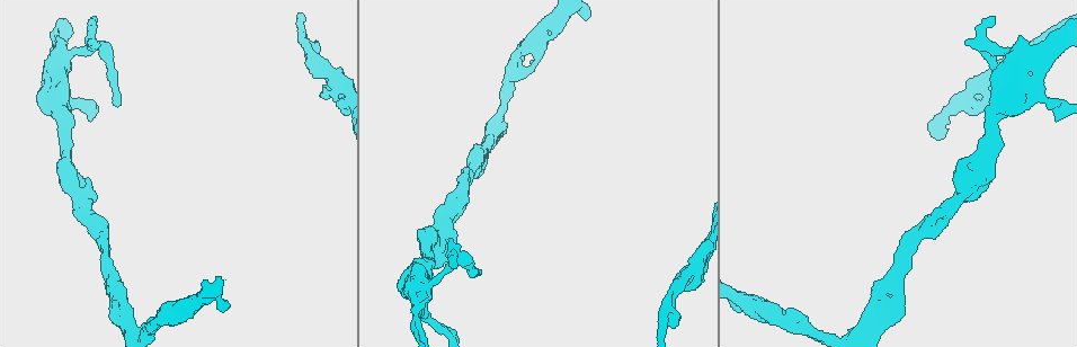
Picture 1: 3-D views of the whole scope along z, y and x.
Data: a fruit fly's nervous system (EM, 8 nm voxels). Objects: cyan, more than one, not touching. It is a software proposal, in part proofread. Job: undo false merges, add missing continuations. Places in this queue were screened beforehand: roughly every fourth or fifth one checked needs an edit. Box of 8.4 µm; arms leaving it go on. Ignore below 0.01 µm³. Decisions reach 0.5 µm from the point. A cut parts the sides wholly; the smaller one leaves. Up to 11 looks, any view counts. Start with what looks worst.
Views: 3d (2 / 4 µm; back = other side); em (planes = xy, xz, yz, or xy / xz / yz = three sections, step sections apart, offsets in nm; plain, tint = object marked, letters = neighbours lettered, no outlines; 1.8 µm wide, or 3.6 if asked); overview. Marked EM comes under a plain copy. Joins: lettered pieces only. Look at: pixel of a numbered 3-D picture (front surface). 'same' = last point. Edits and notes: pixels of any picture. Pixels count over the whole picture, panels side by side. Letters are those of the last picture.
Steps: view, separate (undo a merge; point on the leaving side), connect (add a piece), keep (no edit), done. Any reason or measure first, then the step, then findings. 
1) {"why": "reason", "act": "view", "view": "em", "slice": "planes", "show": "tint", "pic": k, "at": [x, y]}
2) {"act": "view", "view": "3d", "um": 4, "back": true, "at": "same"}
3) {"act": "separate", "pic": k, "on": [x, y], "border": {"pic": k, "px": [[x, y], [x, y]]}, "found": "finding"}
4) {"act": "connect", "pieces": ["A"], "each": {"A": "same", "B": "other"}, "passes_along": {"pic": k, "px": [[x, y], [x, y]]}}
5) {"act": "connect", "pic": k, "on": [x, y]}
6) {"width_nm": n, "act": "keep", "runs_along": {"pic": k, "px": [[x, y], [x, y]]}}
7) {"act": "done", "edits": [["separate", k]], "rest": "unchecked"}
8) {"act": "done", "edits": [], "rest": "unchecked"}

{"why": "an open end", "act": "view", "view": "em", "slice": "planes", "show": "letters", "pic": 1, "at": [672, 327]}

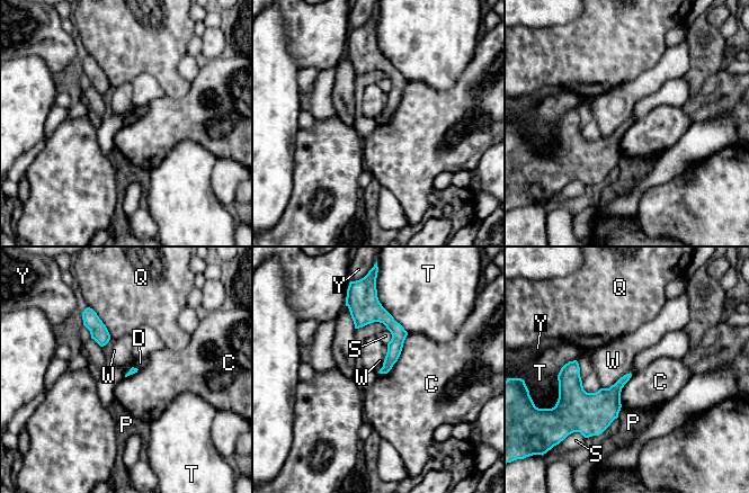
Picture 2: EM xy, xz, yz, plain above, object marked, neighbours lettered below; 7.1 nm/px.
{"act": "keep", "each": {"C": "other", "D": "other", "P": "other", "Q": "other", "S": "other", "T": "other", "W": "other", "Y": "other"}, "found": "no lettered piece goes on from it"}

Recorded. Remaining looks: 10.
{"why": "two arms at a narrow angle", "act": "view", "view": "3d", "um": 4, "pic": 1, "at": [1020, 91]}

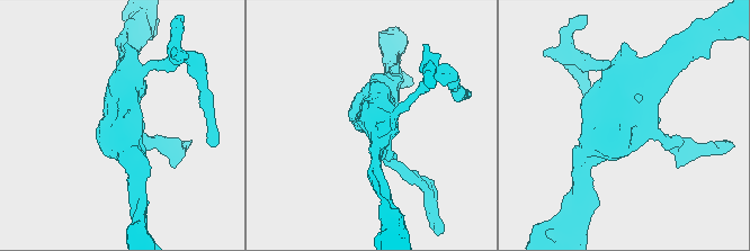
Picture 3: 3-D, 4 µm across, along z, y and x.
{"act": "view", "view": "em", "um": 3.6, "slice": "planes", "show": "letters", "pic": 3, "at": [628, 126]}

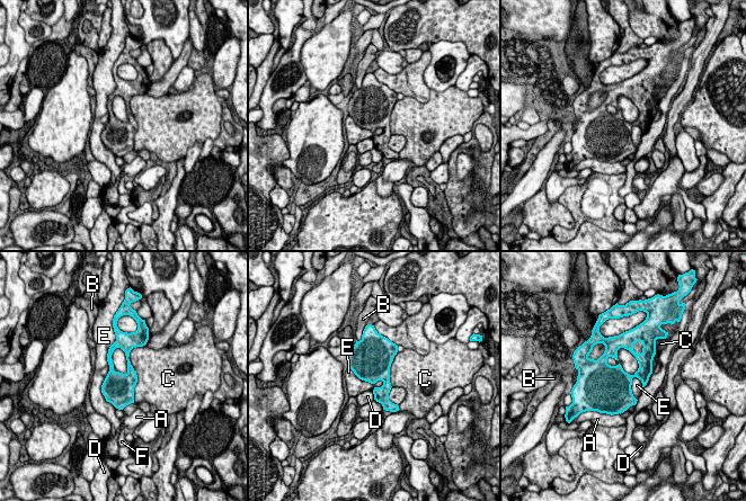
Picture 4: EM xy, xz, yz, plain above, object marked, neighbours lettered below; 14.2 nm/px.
{"act": "keep", "each": {"A": "other", "B": "other", "C": "other", "D": "other", "E": "other", "F": "other"}, "border": {"pic": 4, "px": [[116, 339], [101, 385], [115, 408]]}, "found": "all the same cell"}

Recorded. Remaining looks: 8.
{"why": "abrupt turn", "act": "view", "view": "3d", "um": 2, "back": true, "pic": 1, "at": [527, 40]}

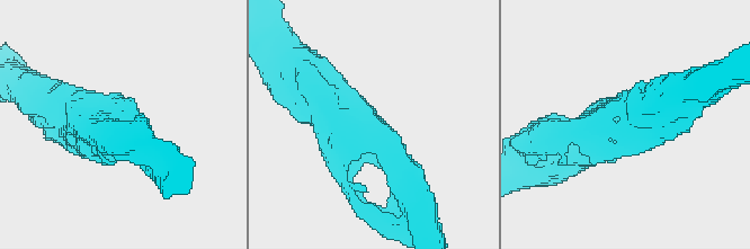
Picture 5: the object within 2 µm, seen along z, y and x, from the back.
{"why": "shape alone is not enough", "act": "view", "view": "em", "slice": "xz", "step": 8, "show": "letters", "pic": 5, "at": [371, 131]}

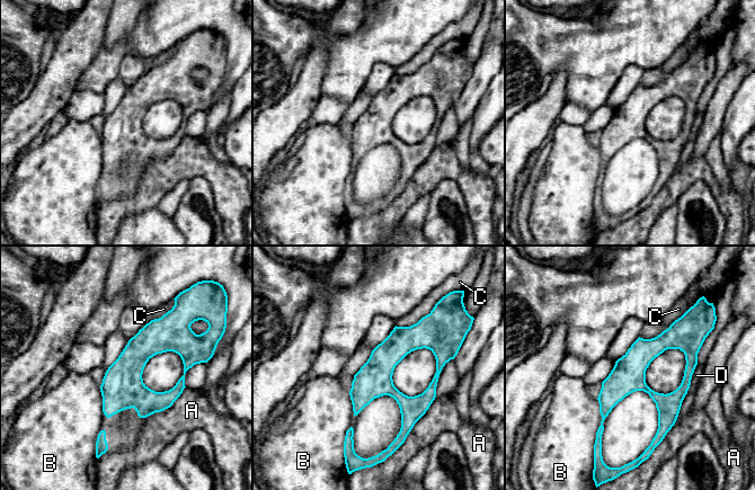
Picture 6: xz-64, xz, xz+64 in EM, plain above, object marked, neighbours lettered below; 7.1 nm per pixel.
{"longest_contact_nm": ["A", 460], "act": "keep", "each": {"A": "other", "B": "other", "C": "other", "D": "other"}, "border": {"pic": 6, "px": [[435, 397], [429, 408], [398, 447]]}, "found": "all the same cell"}

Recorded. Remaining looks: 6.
{"why": "sharp bend", "act": "view", "view": "3d", "um": 4, "pic": 1, "at": [69, 165]}

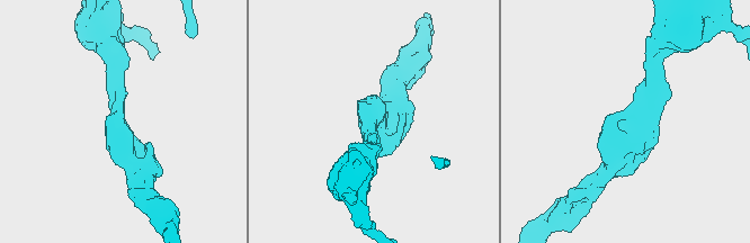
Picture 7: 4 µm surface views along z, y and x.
{"act": "view", "view": "em", "slice": "planes", "show": "letters", "pic": 7, "at": [640, 126]}

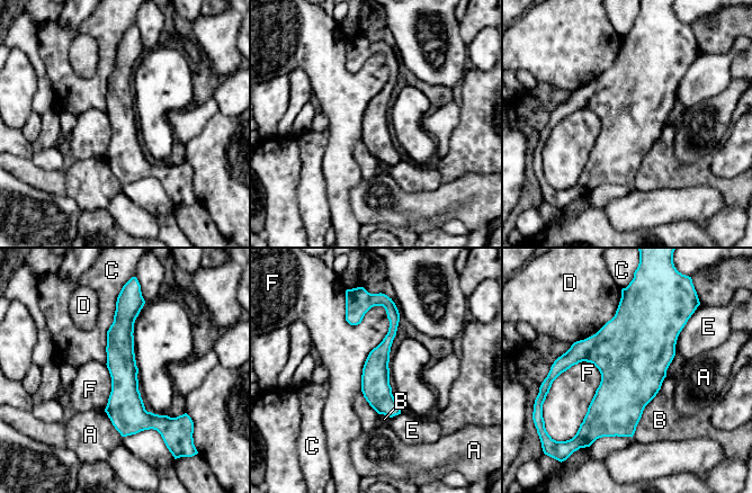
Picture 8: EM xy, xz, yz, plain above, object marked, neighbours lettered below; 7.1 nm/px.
{"act": "keep", "each": {"A": "other", "B": "other", "C": "other", "D": "other", "E": "other", "F": "other"}, "found": "continuous, no second cell"}

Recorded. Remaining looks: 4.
{"why": "thin end", "act": "view", "view": "3d", "um": 2, "pic": 1, "at": [451, 238]}

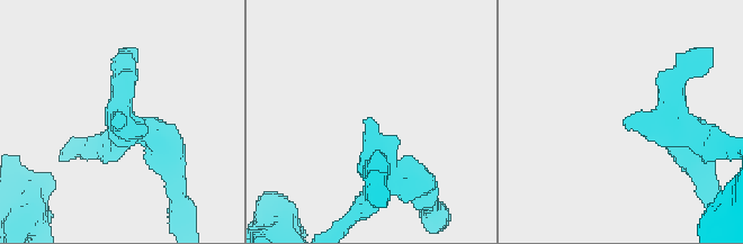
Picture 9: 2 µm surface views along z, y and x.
{"why": "shape alone is not enough", "act": "view", "view": "em", "slice": "xz", "step": 4, "show": "letters", "pic": 9, "at": [625, 120]}

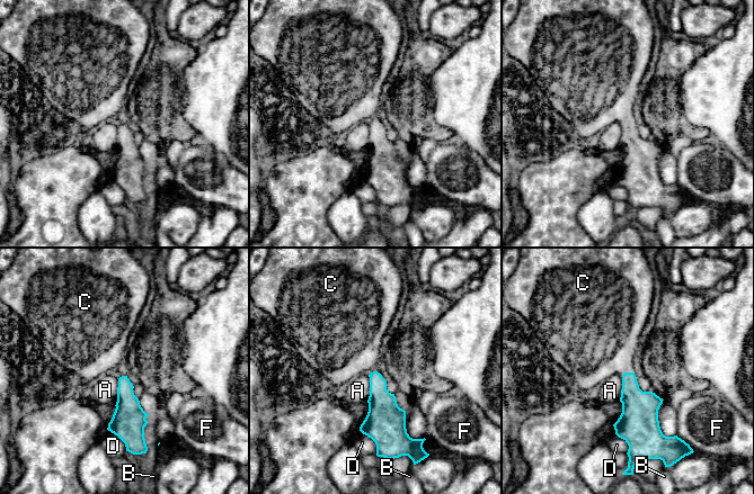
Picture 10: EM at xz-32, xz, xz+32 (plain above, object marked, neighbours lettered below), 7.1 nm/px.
{"act": "connect", "pieces": ["C"], "each": {"A": "other", "B": "other", "C": "same", "D": "other", "F": "other"}, "found": "the cell continues"}

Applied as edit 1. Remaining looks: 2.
{"act": "done", "edits": [["connect", 10]], "rest": "unchecked"}

